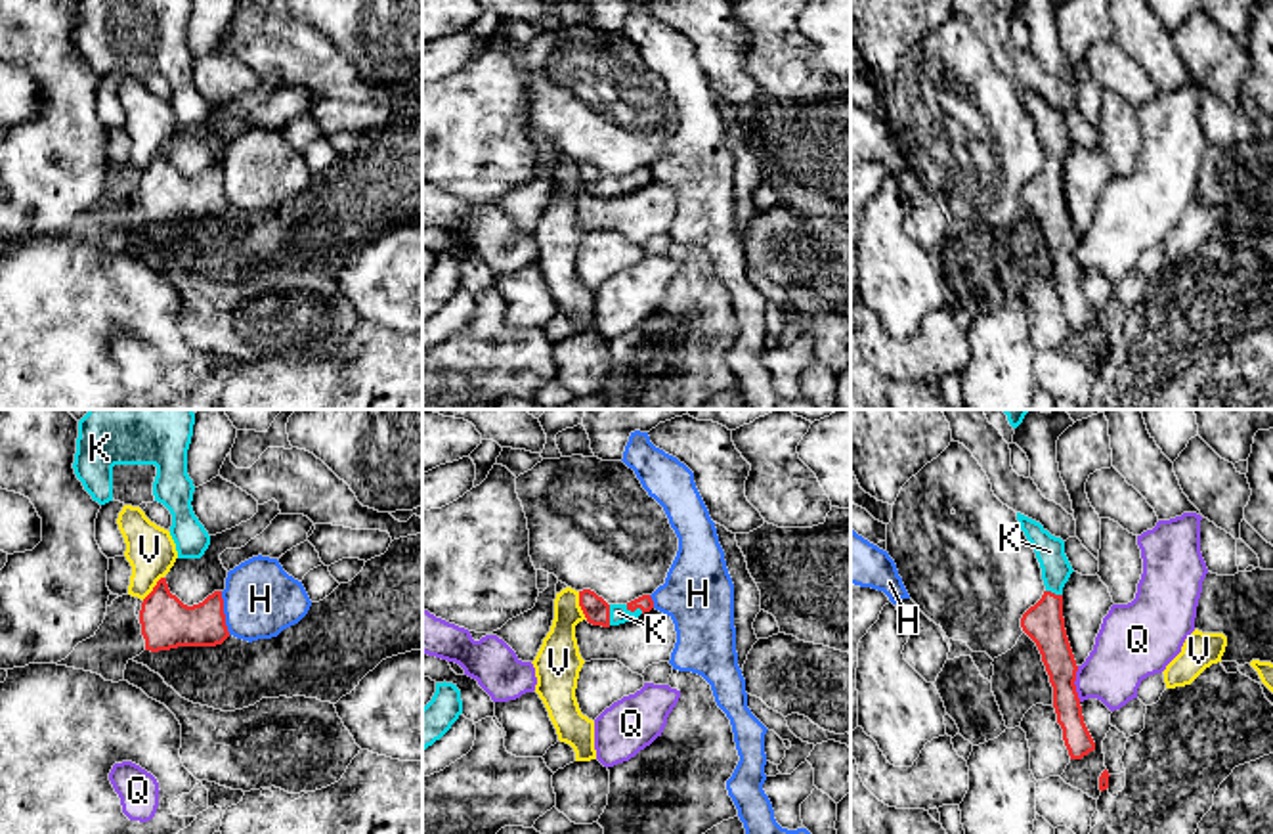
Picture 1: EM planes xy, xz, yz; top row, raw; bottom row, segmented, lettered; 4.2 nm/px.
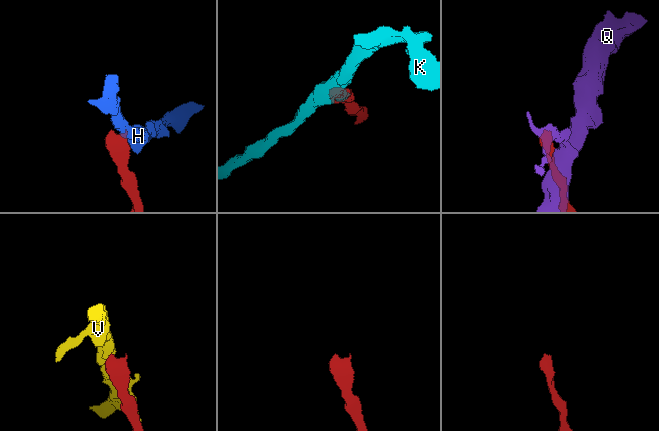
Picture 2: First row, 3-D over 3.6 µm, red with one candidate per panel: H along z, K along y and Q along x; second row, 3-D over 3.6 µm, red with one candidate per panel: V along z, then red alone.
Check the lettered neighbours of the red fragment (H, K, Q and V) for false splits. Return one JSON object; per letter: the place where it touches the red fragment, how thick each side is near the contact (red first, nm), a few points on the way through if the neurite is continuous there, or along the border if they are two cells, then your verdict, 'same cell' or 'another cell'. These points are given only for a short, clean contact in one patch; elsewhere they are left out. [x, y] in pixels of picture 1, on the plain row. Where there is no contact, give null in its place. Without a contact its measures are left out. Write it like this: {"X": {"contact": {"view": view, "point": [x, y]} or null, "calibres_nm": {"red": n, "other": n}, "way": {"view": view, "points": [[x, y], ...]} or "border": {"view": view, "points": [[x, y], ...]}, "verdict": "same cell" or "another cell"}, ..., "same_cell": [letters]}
{"H": {"contact": {"view": "xy", "point": [222, 184]}, "calibres_nm": {"red": 220, "other": 320}, "border": {"view": "xy", "points": [[220, 163], [226, 201], [230, 205]]}, "verdict": "another cell"}, "K": {"contact": {"view": "xz", "point": [635, 180]}, "calibres_nm": {"red": 70, "other": 80}, "way": {"view": "xz", "points": [[645, 175], [635, 180], [618, 184]]}, "verdict": "same cell"}, "Q": {"contact": {"view": "yz", "point": [1073, 255]}, "calibres_nm": {"red": 150, "other": 260}, "border": {"view": "yz", "points": [[1077, 238], [1075, 263], [1080, 272]]}, "verdict": "another cell"}, "V": {"contact": {"view": "xz", "point": [580, 176]}, "calibres_nm": {"red": 110, "other": 190}, "border": {"view": "xz", "points": [[578, 163], [578, 175], [587, 190]]}, "verdict": "another cell"}, "same_cell": ["K"]}

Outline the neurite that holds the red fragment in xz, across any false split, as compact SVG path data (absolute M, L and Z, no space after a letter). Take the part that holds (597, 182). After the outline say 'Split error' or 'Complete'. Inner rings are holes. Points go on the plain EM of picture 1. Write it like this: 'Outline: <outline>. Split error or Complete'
Outline: M591 161L579 163L579 178L593 197L619 197L638 189L644 184L654 180L654 172L650 166L642 166L627 176L608 176L602 168L598 168Z. Split error

